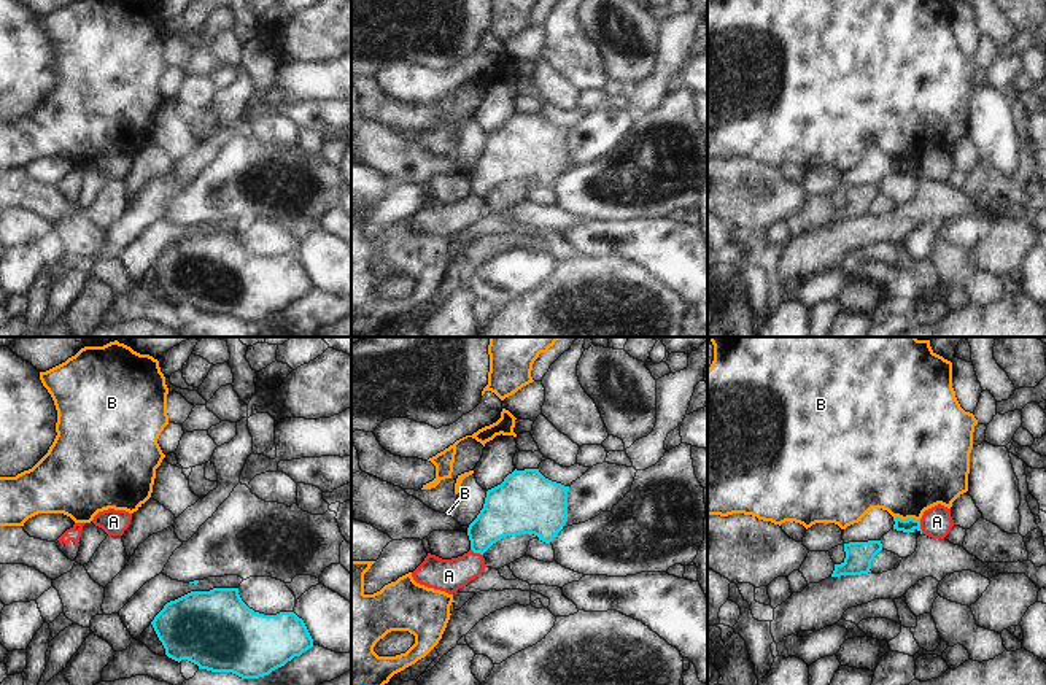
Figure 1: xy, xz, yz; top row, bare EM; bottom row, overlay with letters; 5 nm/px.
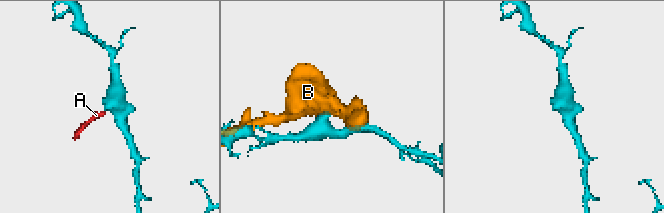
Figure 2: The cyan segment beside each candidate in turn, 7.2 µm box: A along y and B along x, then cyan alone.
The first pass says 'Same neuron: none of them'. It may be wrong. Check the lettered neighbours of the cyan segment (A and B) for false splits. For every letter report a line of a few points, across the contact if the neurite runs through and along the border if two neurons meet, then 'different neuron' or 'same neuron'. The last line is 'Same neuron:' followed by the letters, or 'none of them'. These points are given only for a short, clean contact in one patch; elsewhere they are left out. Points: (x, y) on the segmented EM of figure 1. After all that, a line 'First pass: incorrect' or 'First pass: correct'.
A: line yz (919, 520), (922, 533); different neuron
B: line yz (894, 517), (919, 520); different neuron
Same neuron: none of them
First pass: correct

